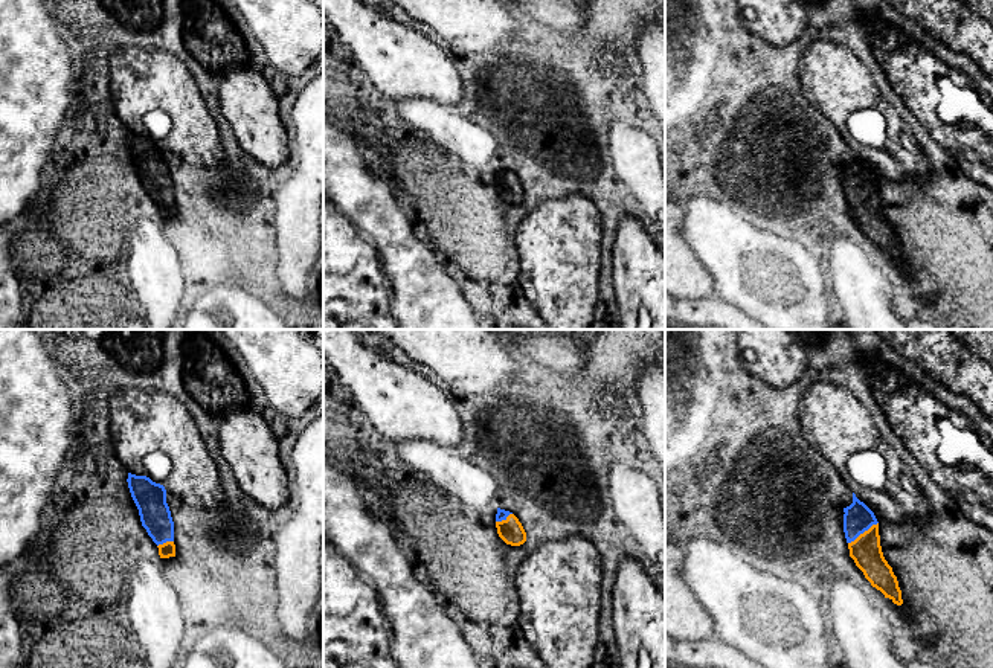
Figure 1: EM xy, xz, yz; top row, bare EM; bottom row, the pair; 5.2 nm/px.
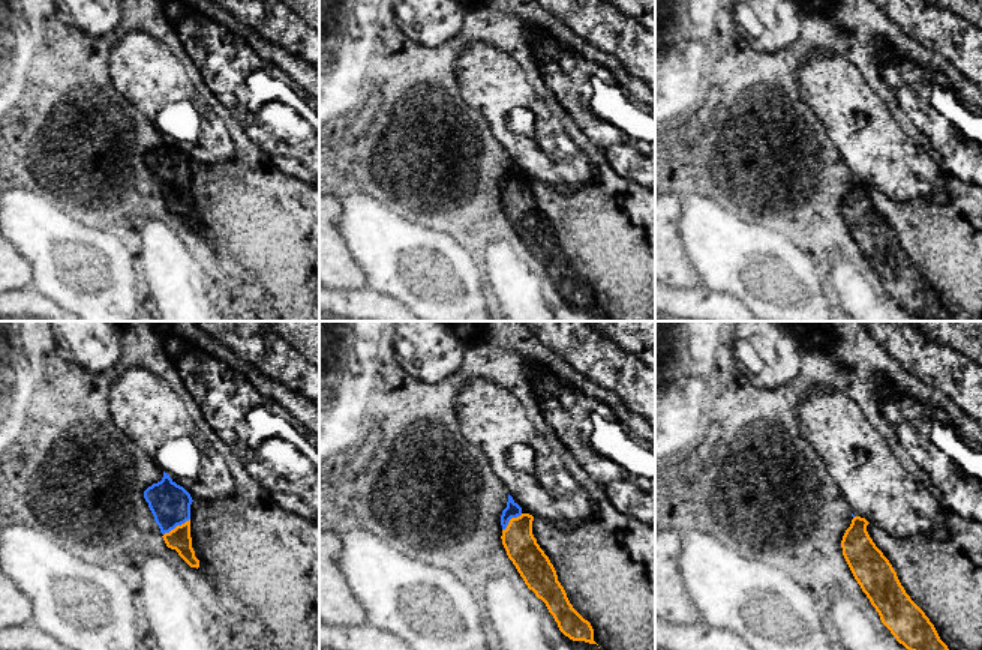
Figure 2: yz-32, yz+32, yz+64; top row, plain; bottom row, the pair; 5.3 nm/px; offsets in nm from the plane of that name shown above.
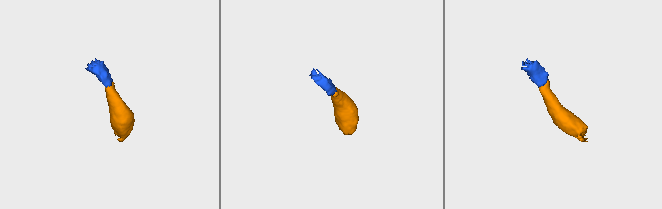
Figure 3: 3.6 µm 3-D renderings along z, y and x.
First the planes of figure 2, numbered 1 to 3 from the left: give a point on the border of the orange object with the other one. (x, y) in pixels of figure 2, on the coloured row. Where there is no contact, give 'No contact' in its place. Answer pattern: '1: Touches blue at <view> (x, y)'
1: Touches blue at yz-32 (176, 526)
2: Touches blue at yz+32 (510, 518)
3: No contact

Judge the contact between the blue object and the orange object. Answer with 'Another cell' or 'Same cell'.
Same cell

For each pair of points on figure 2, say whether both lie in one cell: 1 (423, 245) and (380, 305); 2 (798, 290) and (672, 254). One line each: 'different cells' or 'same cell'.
1: different cells
2: different cells

